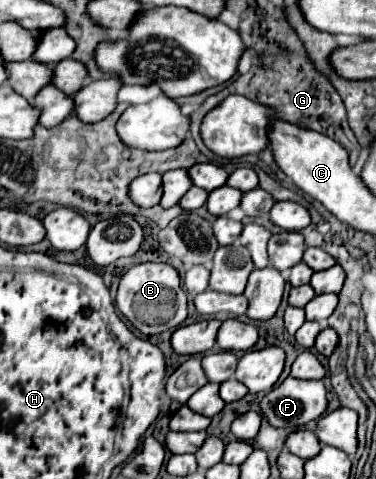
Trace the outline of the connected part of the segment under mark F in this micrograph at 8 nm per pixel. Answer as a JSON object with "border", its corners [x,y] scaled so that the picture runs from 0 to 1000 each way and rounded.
{"border":[[[766,785],[691,835],[691,848],[729,894],[793,898],[856,873],[872,848],[867,810],[856,797],[793,797]]]}

